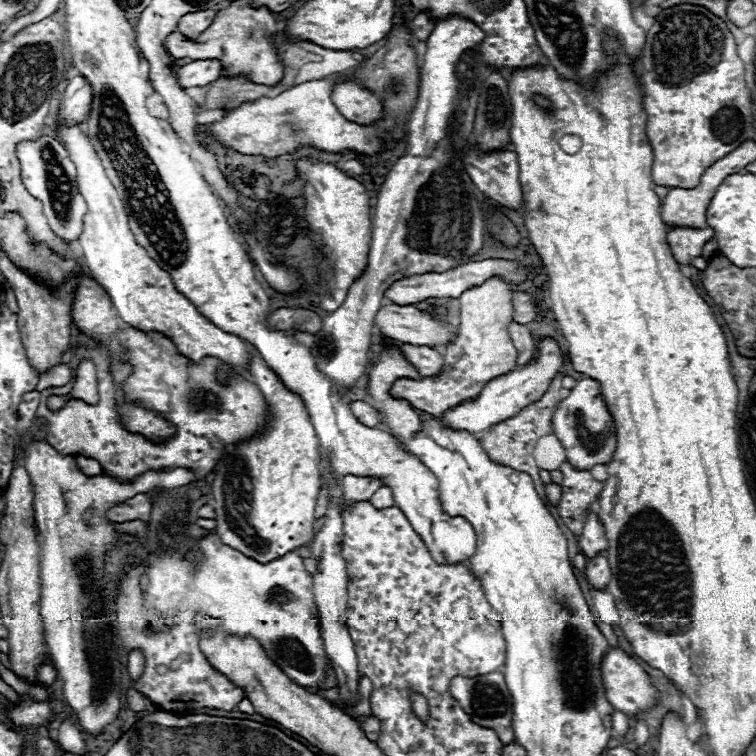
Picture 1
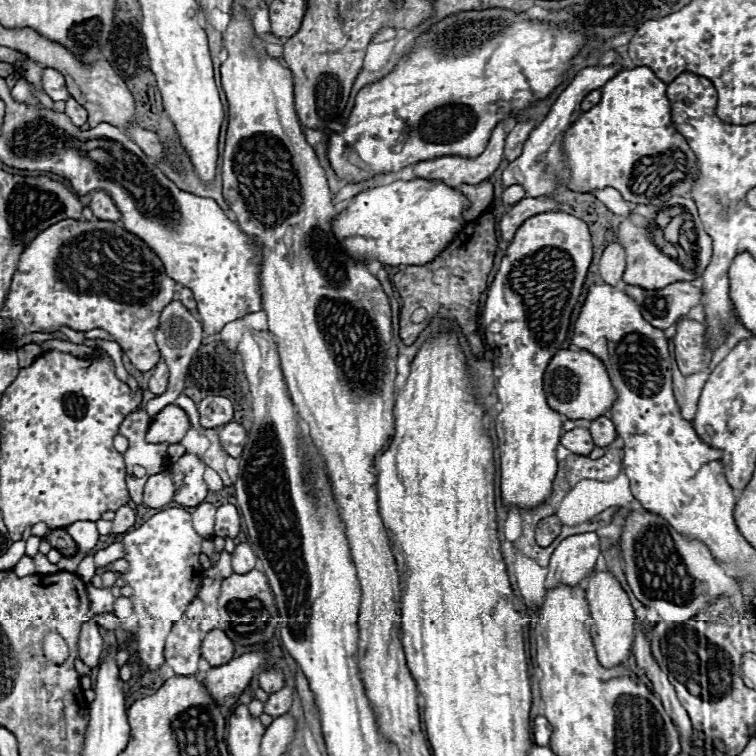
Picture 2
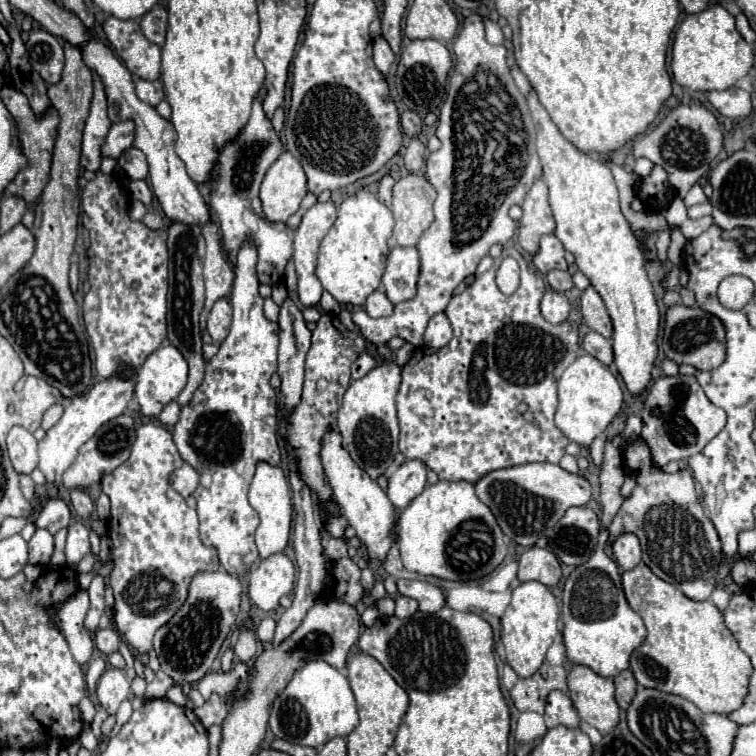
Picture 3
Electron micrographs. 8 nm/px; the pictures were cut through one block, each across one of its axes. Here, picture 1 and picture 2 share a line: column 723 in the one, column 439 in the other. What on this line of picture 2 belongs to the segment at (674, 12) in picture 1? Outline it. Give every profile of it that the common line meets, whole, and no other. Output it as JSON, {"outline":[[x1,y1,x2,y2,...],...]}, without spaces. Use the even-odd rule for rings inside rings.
{"outline":[[506,8,458,12,438,20,418,36,416,44,398,60,388,76,364,86,356,94,344,130,330,134,326,156,336,178,346,180,346,184,358,184,376,174,400,172,418,160,434,160,434,156,478,156,486,148,494,126,510,118,510,112,520,114,520,110,550,96,564,82,570,60,580,52,584,40,584,34,566,26,530,20,524,12,510,12]]}

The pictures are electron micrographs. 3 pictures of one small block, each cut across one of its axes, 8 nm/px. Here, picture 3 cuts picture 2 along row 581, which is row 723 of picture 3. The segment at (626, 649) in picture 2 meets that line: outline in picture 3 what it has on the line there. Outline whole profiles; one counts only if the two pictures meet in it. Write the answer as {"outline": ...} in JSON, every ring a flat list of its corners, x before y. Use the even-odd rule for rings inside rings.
{"outline":[[574,664,568,672,568,696,578,716,602,734,618,724,620,708,614,700,614,682,592,672,588,666]]}

